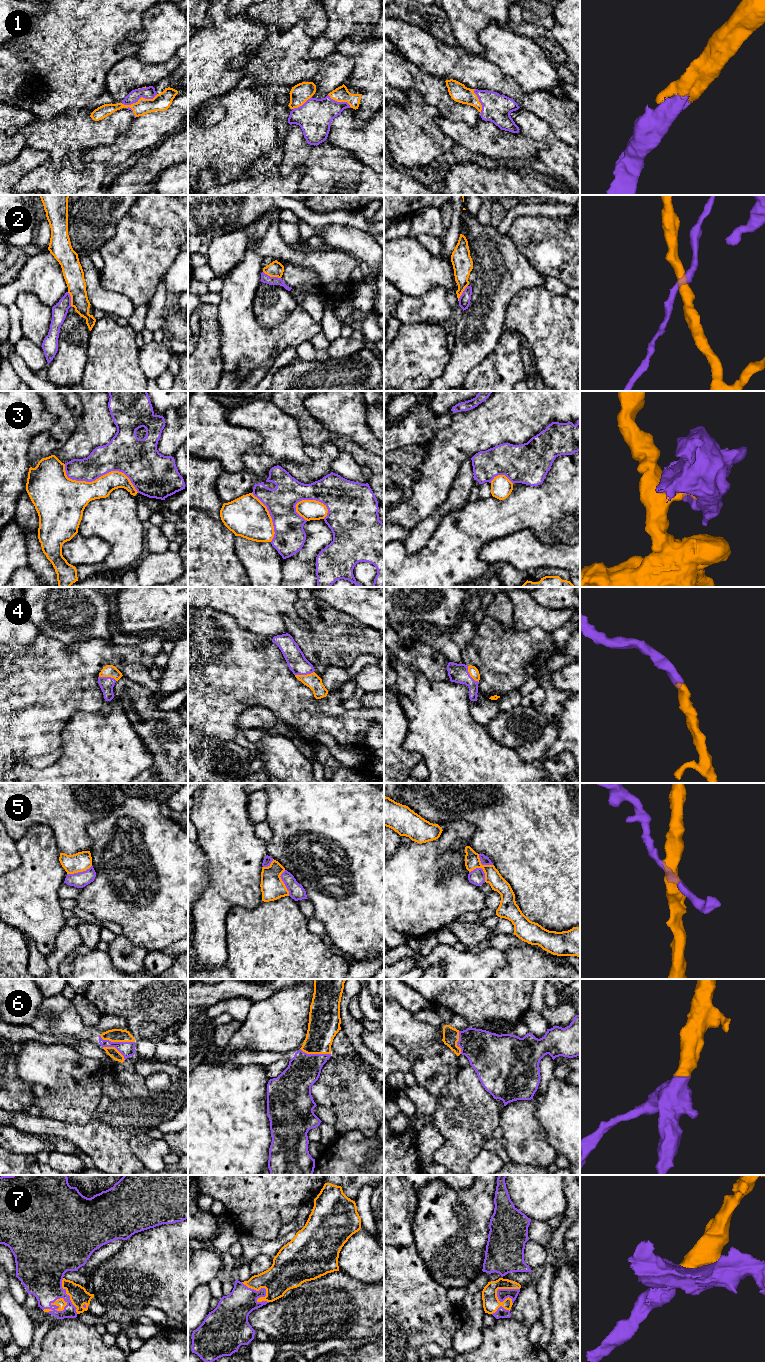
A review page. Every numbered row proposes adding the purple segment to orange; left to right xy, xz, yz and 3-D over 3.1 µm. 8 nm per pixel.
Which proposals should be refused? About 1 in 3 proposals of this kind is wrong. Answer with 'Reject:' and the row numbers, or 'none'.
Reject: 2, 3, 5

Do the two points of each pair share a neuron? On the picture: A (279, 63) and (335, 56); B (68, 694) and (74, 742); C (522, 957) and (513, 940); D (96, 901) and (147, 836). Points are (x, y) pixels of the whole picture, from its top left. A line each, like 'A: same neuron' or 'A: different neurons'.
A: same neuron
B: different neurons
C: different neurons
D: same neuron

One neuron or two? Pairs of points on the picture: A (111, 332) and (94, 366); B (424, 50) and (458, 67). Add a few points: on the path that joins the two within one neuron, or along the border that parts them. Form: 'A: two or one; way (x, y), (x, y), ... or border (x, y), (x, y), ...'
A: one; way (110, 340), (110, 350), (102, 358)
B: one; way (432, 56), (445, 62), (450, 62)

